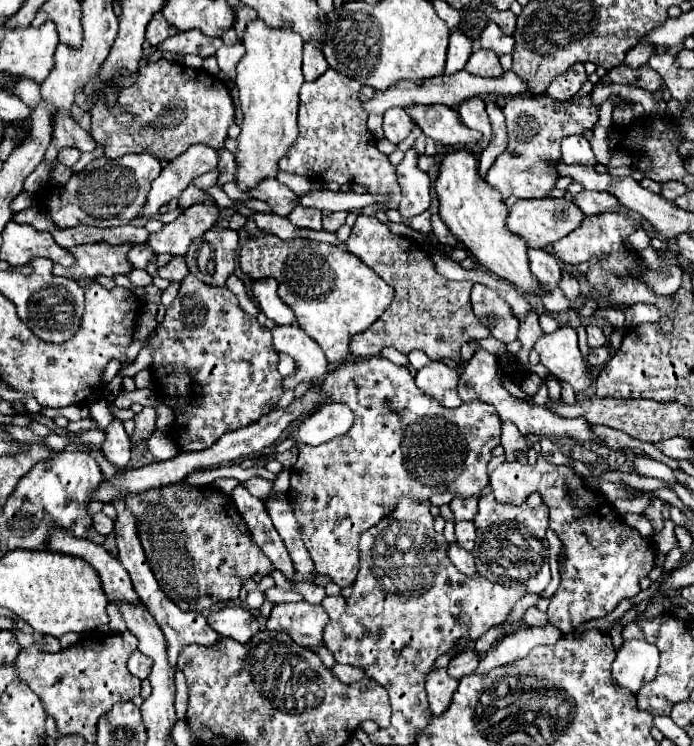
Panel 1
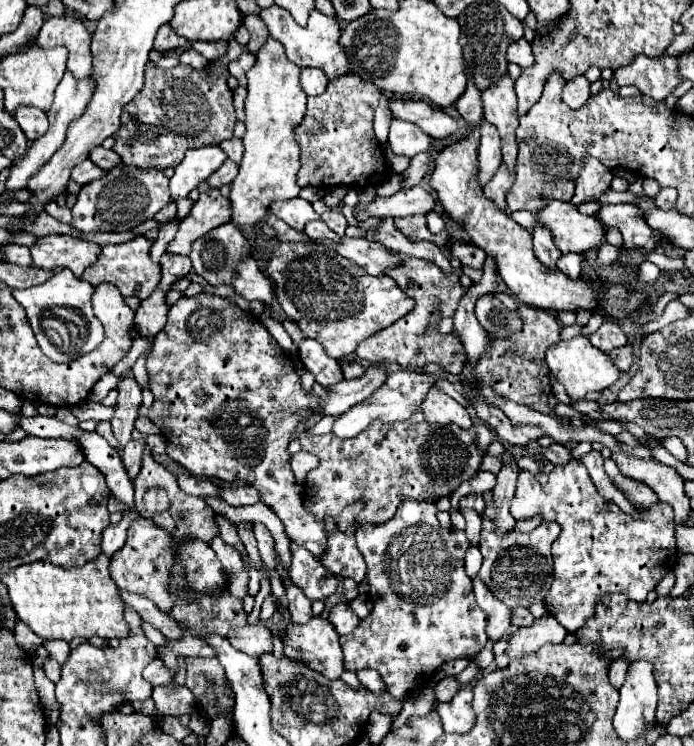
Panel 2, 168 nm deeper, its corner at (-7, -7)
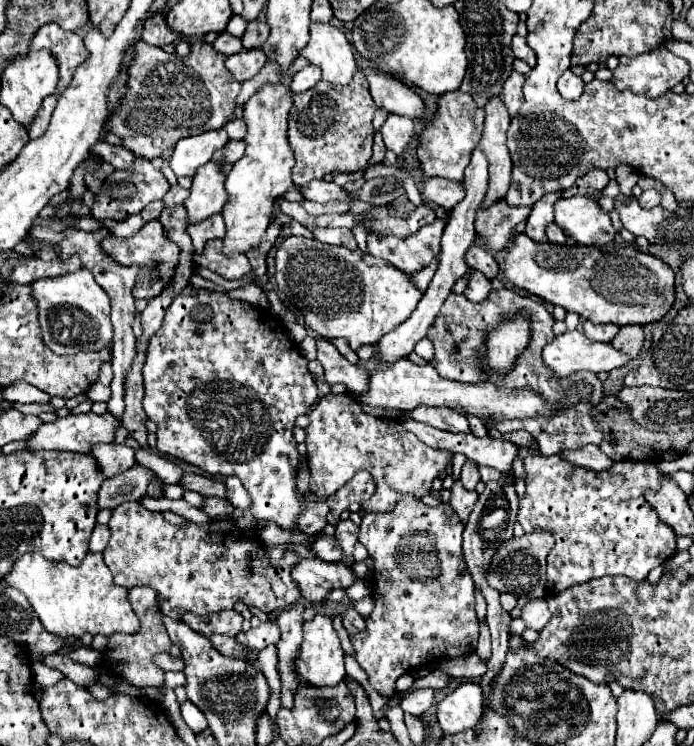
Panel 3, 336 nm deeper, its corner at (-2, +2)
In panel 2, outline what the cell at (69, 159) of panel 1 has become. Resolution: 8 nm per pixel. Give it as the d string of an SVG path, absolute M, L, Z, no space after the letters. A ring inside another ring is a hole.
M85 160L85 162L81 162L79 166L75 166L73 168L73 172L71 172L71 178L77 182L77 184L87 184L87 182L91 182L91 180L95 180L95 178L99 178L103 174L103 170L99 168L99 166L95 166L91 160Z

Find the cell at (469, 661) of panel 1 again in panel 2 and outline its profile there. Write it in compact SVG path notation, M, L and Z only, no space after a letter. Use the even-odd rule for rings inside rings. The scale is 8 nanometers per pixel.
M447 676L443 678L437 686L435 686L435 698L437 702L447 702L451 700L457 692L459 692L459 682L457 682L457 676Z

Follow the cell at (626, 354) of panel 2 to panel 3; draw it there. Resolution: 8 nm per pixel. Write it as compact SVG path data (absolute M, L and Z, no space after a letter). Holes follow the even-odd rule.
M640 325L620 327L620 331L614 337L612 345L616 349L620 349L622 353L628 353L632 359L636 359L642 351L642 345L644 345L644 329Z

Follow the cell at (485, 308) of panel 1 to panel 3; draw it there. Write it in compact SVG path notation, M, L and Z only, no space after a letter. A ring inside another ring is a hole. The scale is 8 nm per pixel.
M472 271L470 279L468 279L468 287L464 291L464 295L468 297L468 301L472 303L478 303L478 301L484 301L490 293L490 281L484 277L484 273L478 273L478 271Z

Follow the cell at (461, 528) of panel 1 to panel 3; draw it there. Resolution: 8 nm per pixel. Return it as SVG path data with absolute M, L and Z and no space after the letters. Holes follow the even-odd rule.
M454 481L450 493L452 493L452 495L450 495L450 505L452 505L454 511L462 517L462 521L466 521L466 517L470 515L474 503L478 501L478 493L464 489L460 481Z

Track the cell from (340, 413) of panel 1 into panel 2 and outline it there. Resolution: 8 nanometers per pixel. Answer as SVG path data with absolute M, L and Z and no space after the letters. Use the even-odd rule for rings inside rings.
M397 370L393 374L387 376L385 384L381 388L377 388L367 400L351 406L351 410L347 410L347 414L341 414L335 424L333 424L333 434L341 440L347 438L355 438L355 434L363 432L375 418L381 418L385 422L391 420L407 420L411 418L411 414L421 406L423 398L427 396L427 390L433 386L433 378L429 374L423 372L415 372L415 370Z

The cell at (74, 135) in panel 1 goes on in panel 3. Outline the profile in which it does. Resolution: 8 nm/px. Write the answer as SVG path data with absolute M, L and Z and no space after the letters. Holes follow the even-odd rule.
M96 143L92 147L92 151L96 155L100 155L106 163L110 163L114 169L130 169L136 155L130 153L130 149L126 147L114 147L114 145L108 145L108 143Z

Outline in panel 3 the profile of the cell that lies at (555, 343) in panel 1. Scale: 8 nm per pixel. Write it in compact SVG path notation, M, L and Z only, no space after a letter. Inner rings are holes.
M574 329L574 331L566 331L558 337L554 337L552 343L548 343L542 351L542 357L544 357L544 363L556 373L556 377L564 379L564 377L570 377L574 375L576 371L592 371L592 373L608 373L616 367L622 367L630 361L630 357L618 349L612 347L612 343L596 343L596 341L590 341L582 331Z

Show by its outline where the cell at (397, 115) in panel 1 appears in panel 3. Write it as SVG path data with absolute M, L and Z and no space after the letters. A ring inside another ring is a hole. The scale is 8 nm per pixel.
M388 115L380 133L386 143L386 149L394 151L396 155L402 155L408 149L408 143L414 135L414 121L402 115Z

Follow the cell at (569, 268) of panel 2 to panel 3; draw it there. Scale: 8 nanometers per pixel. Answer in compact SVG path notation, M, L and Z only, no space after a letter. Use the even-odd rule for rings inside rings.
M554 221L546 227L546 237L548 237L550 243L560 243L560 245L562 245L562 243L566 241L566 235L562 233L562 229L560 229Z

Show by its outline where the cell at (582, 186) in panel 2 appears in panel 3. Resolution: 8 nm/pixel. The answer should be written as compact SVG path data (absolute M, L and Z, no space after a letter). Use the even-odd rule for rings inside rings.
M592 169L584 177L580 177L570 189L566 189L562 195L564 197L574 197L574 195L592 195L596 191L602 191L608 185L608 175L602 169Z

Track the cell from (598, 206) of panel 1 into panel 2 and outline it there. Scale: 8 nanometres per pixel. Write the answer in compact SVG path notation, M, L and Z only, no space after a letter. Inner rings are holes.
M615 204L601 206L597 218L605 226L613 226L623 234L623 242L627 248L653 250L655 244L663 238L657 230L651 230L639 210L633 204Z

